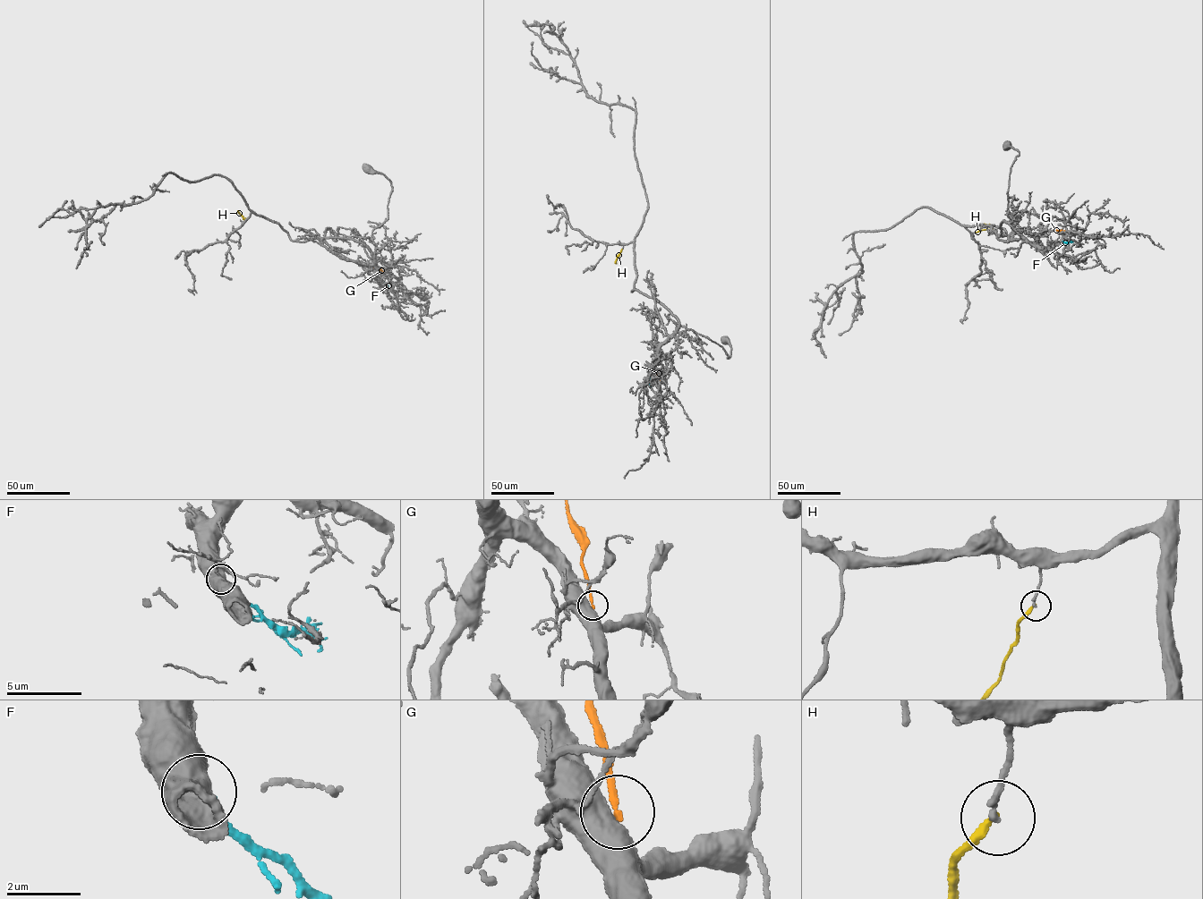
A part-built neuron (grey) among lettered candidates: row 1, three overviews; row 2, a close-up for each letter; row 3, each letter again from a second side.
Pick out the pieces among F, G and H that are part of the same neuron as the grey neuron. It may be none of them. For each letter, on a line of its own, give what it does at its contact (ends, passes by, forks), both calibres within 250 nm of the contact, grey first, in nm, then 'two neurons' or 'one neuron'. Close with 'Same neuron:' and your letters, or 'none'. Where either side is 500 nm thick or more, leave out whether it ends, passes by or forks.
F: calibres 650 and 240 nm; one neuron
G: calibres 850 and 170 nm; two neurons
H: it ends; calibres 170 and 220 nm; two neurons
Same neuron: F

